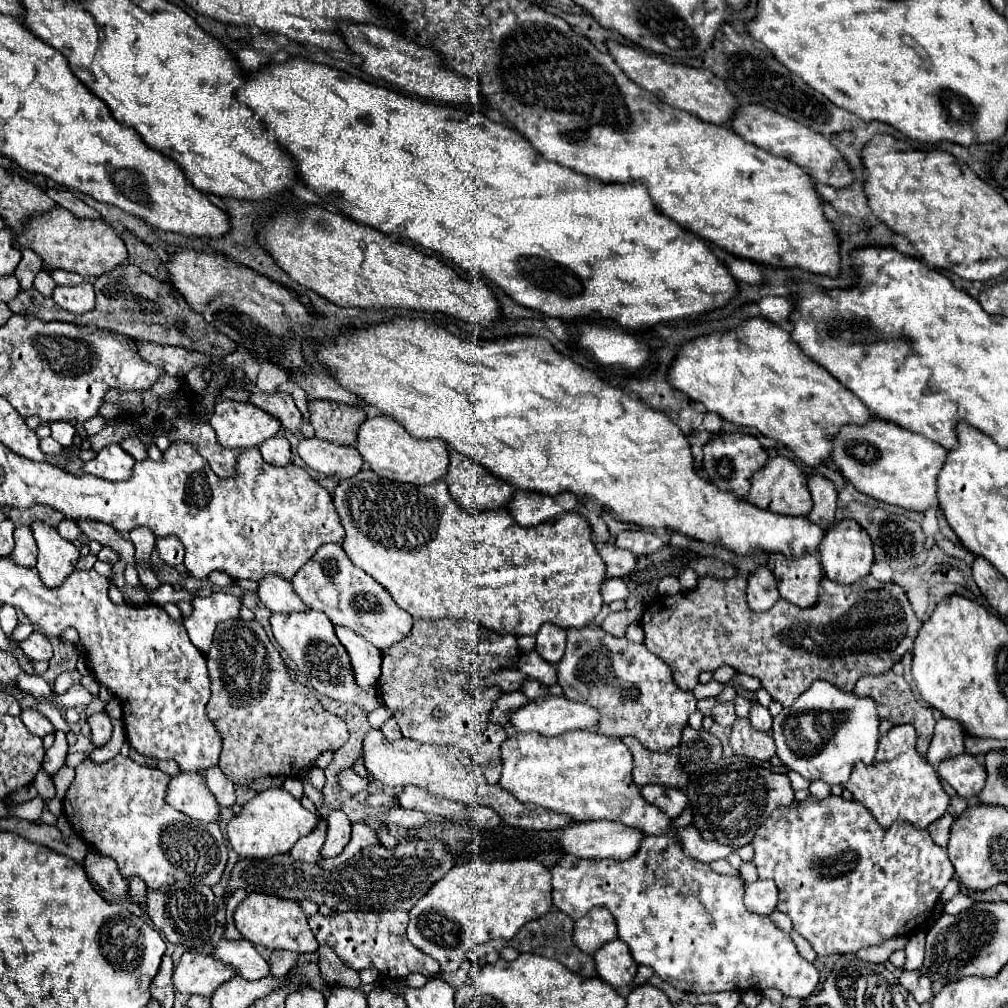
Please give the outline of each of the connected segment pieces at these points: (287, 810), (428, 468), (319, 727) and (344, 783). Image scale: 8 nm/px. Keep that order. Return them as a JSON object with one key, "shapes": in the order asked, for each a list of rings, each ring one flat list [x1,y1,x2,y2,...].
{"shapes":[[[269,787,259,791,251,801,243,805,237,815,233,815,233,819,227,823,227,837,239,857,271,857,289,853,299,837,313,831,317,821,319,817,309,813,301,801,287,793,283,787]],[[387,415,369,417,359,425,357,451,369,463,369,467,391,481,403,481,413,485,427,485,445,477,449,465,447,445,441,439,417,439,407,433,407,429]],[[251,619,251,633,245,633,239,621,219,625,207,653,211,677,207,713,223,737,219,769,237,787,247,787,263,775,299,777,321,753,337,751,349,731,341,717,325,713,317,697,291,675,261,623]],[[347,769,347,771,339,773,339,783,341,783,341,789,349,791,351,795,357,795,357,793,361,793,369,787,371,779,369,777,359,777,357,773,353,773,353,769]]]}

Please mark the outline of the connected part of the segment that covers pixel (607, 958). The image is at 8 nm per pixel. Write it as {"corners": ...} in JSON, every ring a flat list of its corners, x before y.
{"corners":[[619,939,603,945,603,949,595,953,595,963,597,963,599,977,613,987,629,985,639,967,631,957,629,947]]}

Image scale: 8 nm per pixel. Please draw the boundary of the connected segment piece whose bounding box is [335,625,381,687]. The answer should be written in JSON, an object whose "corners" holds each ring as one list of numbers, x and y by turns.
{"corners":[[335,625,335,633,351,657,357,683,363,687,375,685,381,671,381,651,371,647,371,643,367,643,361,635,353,633,347,627]]}

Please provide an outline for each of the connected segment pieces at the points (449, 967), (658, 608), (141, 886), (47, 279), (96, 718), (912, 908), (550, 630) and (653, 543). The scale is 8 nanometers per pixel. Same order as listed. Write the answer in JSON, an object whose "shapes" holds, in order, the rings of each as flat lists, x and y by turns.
{"shapes":[[[471,859,463,865,455,865,441,881,437,881,409,911,409,927,407,937,409,941,427,951,433,959,439,961,441,971,449,973,459,969,465,955,479,943,491,939,513,939,519,929,539,917,545,915,553,907,551,903,551,873,535,859,487,860]],[[745,575,723,581,701,579,689,593,659,597,645,607,643,643,671,665,675,681,685,691,697,685,701,671,715,671,721,665,761,679,761,685,783,707,789,707,815,679,853,691,859,677,893,669,913,649,921,627,905,591,895,583,879,583,871,575,853,585,831,583,823,577,819,599,807,609,779,599,769,611,755,613,747,607,745,587]],[[133,877,129,882,129,895,132,903,144,911,146,900,146,885,140,877]],[[39,271,37,277,35,277,35,281,33,281,33,287,35,287,41,295,51,297,51,291,55,289,55,281,51,279,49,271]],[[95,713,87,719,89,727,91,727,91,743,95,747,103,747,107,745,107,741,111,739,111,733,113,733,113,725,111,725,111,719,107,713]],[[809,797,805,801,795,801,793,805,787,807,779,807,779,811,773,811,773,815,767,819,767,823,763,823,763,827,759,827,755,839,753,839,753,847,755,847,755,865,759,871,761,879,773,879,777,883,777,889,781,893,779,905,777,909,783,911,791,921,793,921,793,929,797,933,801,933,817,951,817,955,833,955,833,953,847,953,847,951,859,951,863,947,871,947,871,945,879,945,885,939,891,937,899,937,899,935,913,935,919,931,919,927,925,923,925,919,929,917,929,913,933,911,935,903,939,901,941,891,945,889,945,885,953,879,955,871,953,865,947,857,947,851,939,845,933,843,931,835,927,829,915,829,911,827,907,821,895,821,889,829,879,827,879,823,875,821,875,817,869,813,869,809,865,809,859,801,847,801,843,797,827,797,827,799,815,799]],[[545,623,539,633,537,633,537,643,535,643,535,651,551,665,557,665,563,657,565,651,565,631]],[[631,529,631,531,621,531,615,539,617,547,623,547,635,555,643,555,643,553,653,553,659,547,663,547,663,541,651,533,651,531,643,531,643,529]]]}

